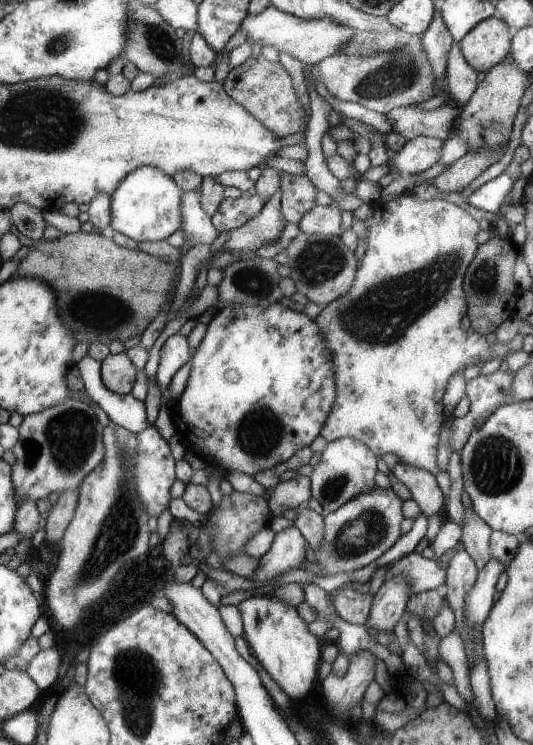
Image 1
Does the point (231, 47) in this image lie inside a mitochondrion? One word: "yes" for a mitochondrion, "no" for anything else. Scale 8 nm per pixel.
no

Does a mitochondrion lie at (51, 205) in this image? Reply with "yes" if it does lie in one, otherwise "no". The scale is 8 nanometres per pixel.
no

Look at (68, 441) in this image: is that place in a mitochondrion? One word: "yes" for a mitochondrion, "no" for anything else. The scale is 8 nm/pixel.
yes

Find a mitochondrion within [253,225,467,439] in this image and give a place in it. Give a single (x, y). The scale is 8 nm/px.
(318, 262)

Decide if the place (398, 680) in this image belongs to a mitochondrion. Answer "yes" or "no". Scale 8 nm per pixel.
no

